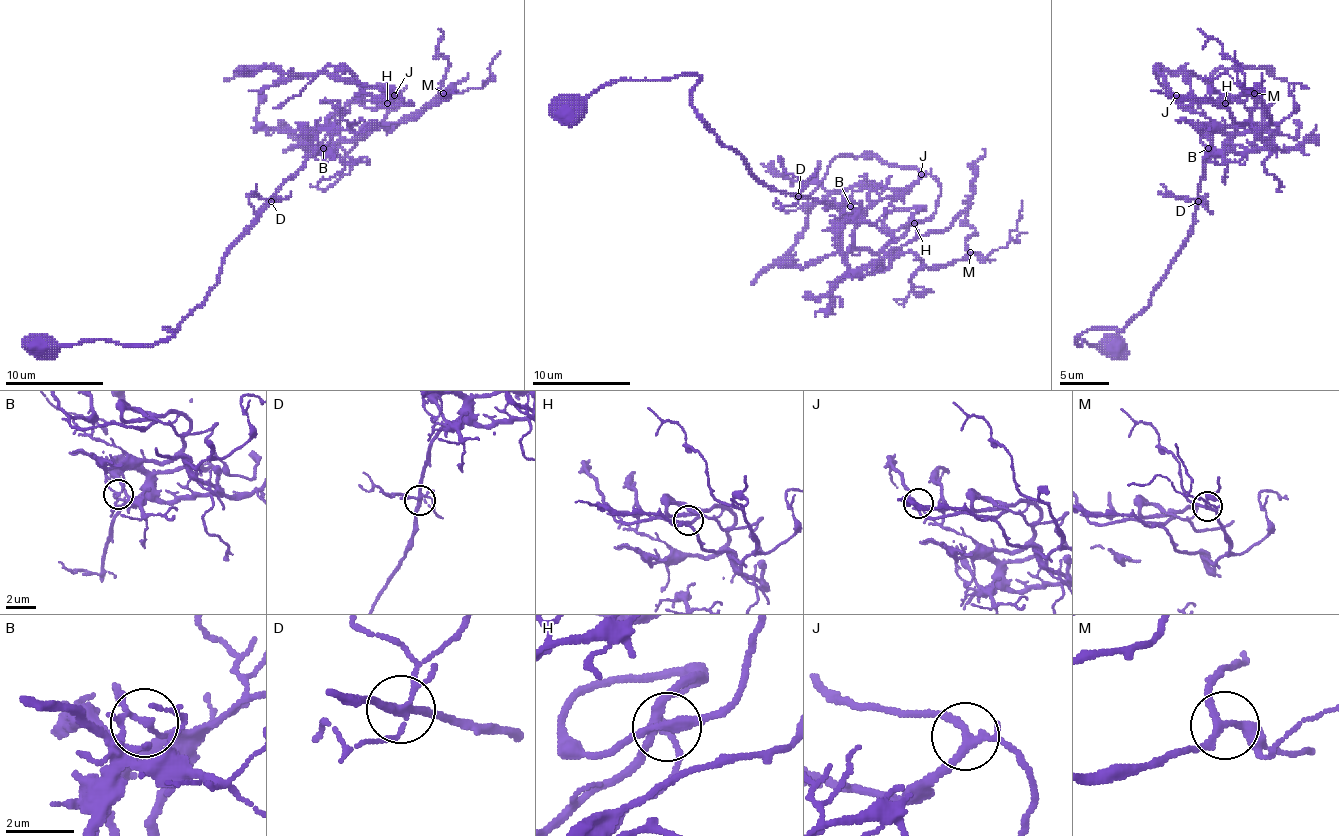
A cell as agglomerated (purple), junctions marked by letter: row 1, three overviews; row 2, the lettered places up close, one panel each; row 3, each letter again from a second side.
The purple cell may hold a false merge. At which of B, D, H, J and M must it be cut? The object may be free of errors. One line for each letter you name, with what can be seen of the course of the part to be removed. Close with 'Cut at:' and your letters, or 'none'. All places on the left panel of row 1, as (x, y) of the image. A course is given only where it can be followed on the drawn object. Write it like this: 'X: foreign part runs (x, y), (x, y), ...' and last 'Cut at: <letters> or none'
Cut at: none

